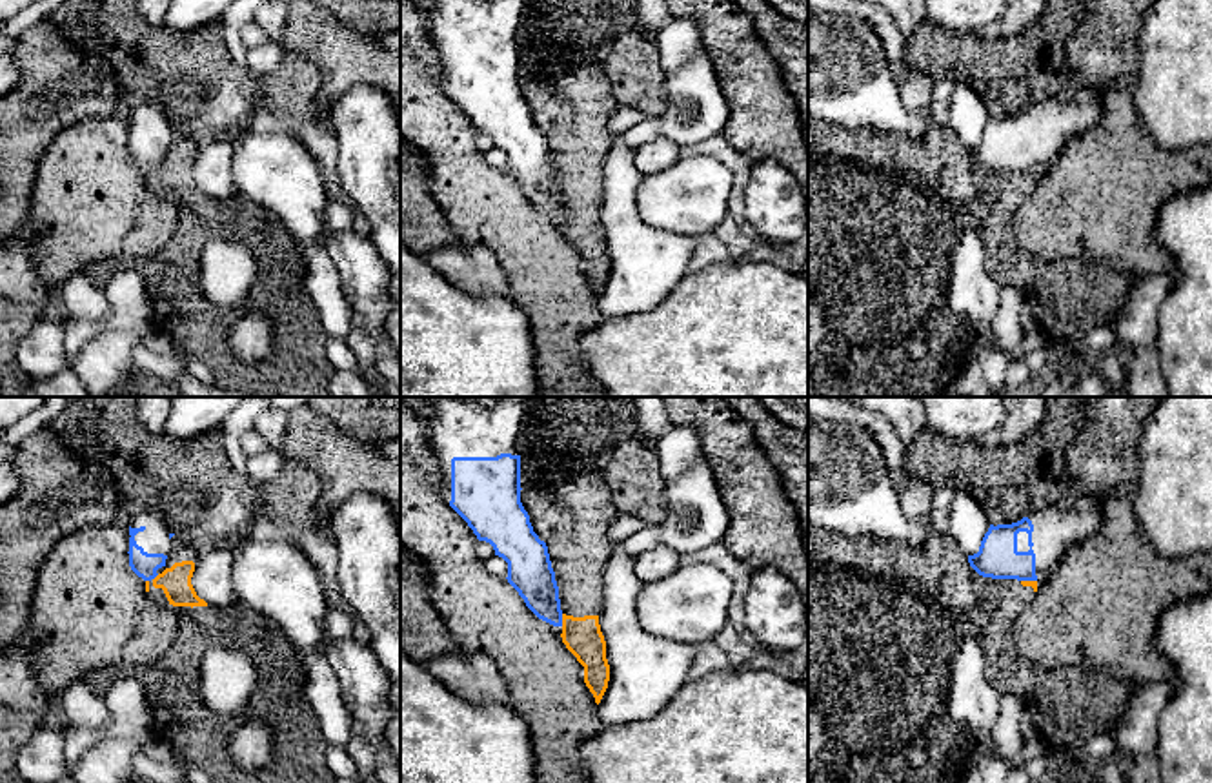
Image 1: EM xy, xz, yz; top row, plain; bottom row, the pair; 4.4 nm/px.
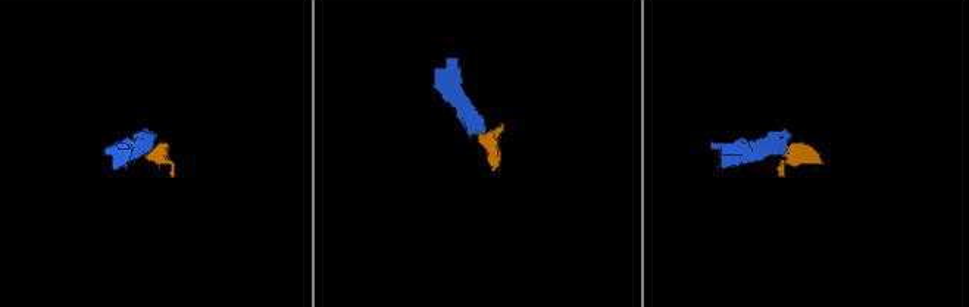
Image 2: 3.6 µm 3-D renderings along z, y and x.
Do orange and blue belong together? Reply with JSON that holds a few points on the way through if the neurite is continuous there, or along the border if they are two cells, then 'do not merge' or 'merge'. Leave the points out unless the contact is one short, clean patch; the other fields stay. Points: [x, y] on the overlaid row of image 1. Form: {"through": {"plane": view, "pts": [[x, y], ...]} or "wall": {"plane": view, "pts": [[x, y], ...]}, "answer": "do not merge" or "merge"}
{"wall": {"plane": "xz", "pts": [[561, 614], [563, 625]]}, "answer": "do not merge"}

